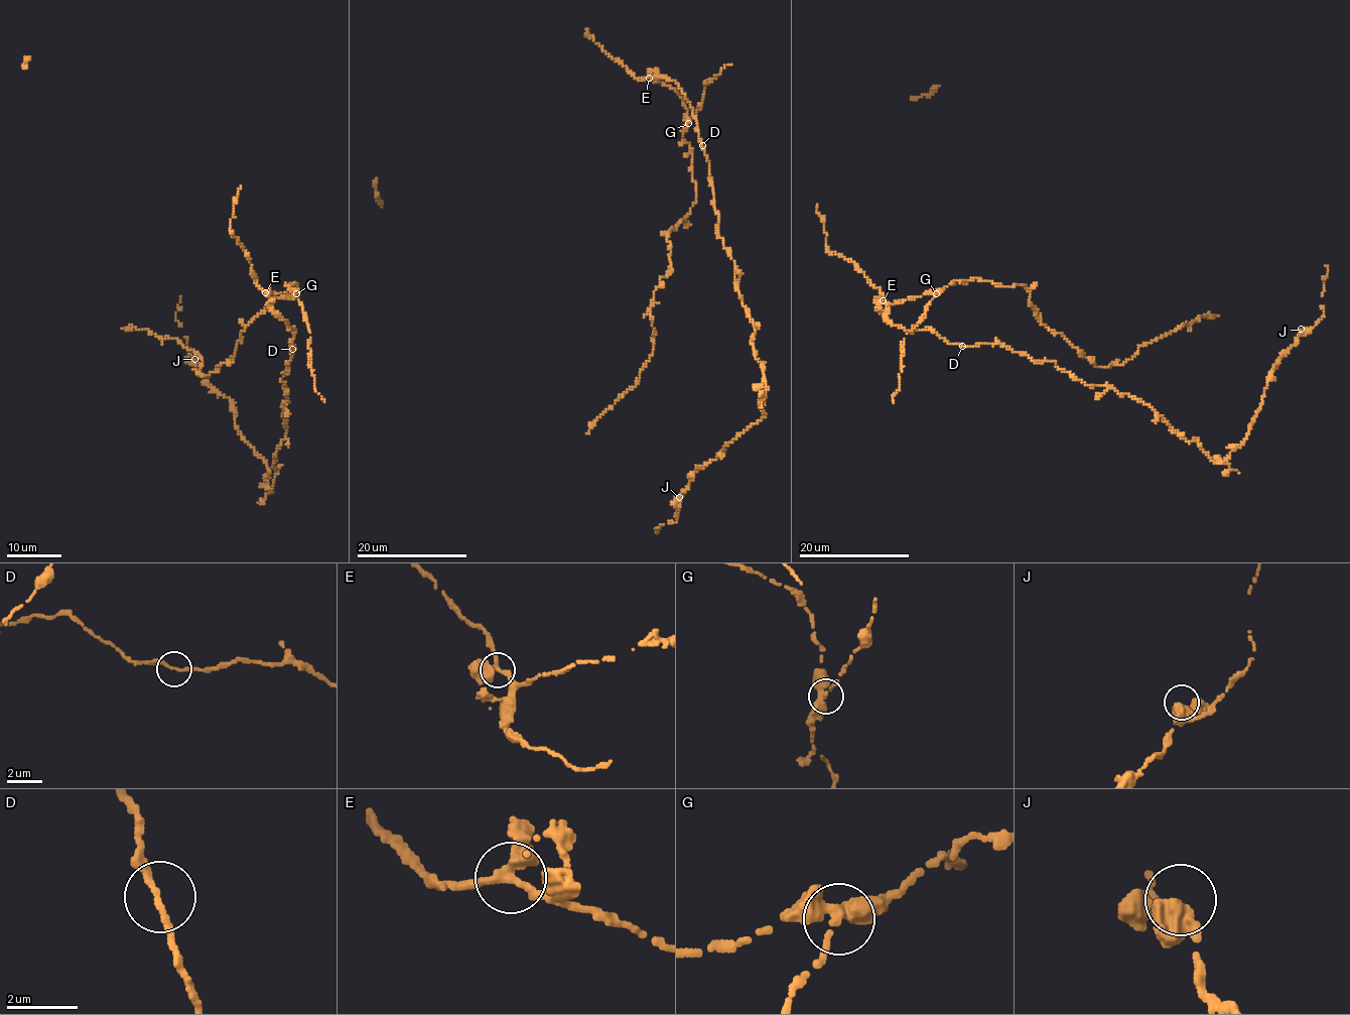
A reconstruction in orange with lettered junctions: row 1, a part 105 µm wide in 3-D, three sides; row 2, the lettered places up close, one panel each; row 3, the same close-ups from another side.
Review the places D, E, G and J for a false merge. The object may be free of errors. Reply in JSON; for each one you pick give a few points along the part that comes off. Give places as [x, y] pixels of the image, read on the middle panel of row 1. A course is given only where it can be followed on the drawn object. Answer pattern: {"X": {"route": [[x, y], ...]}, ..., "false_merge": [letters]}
{"G": {"route": [[688, 123], [700, 108], [705, 84], [732, 64]]}, "false_merge": ["G"]}

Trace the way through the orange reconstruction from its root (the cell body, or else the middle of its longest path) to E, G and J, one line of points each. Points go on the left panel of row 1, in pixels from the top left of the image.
E: (292, 349), (294, 328), (288, 328), (283, 318), (273, 311), (270, 296), (265, 292)
G: (292, 349), (294, 328), (288, 328), (283, 318), (273, 311), (271, 299), (290, 298), (295, 294)
J: (292, 349), (281, 378), (287, 429), (271, 493), (269, 469), (236, 426), (232, 400), (194, 359)

